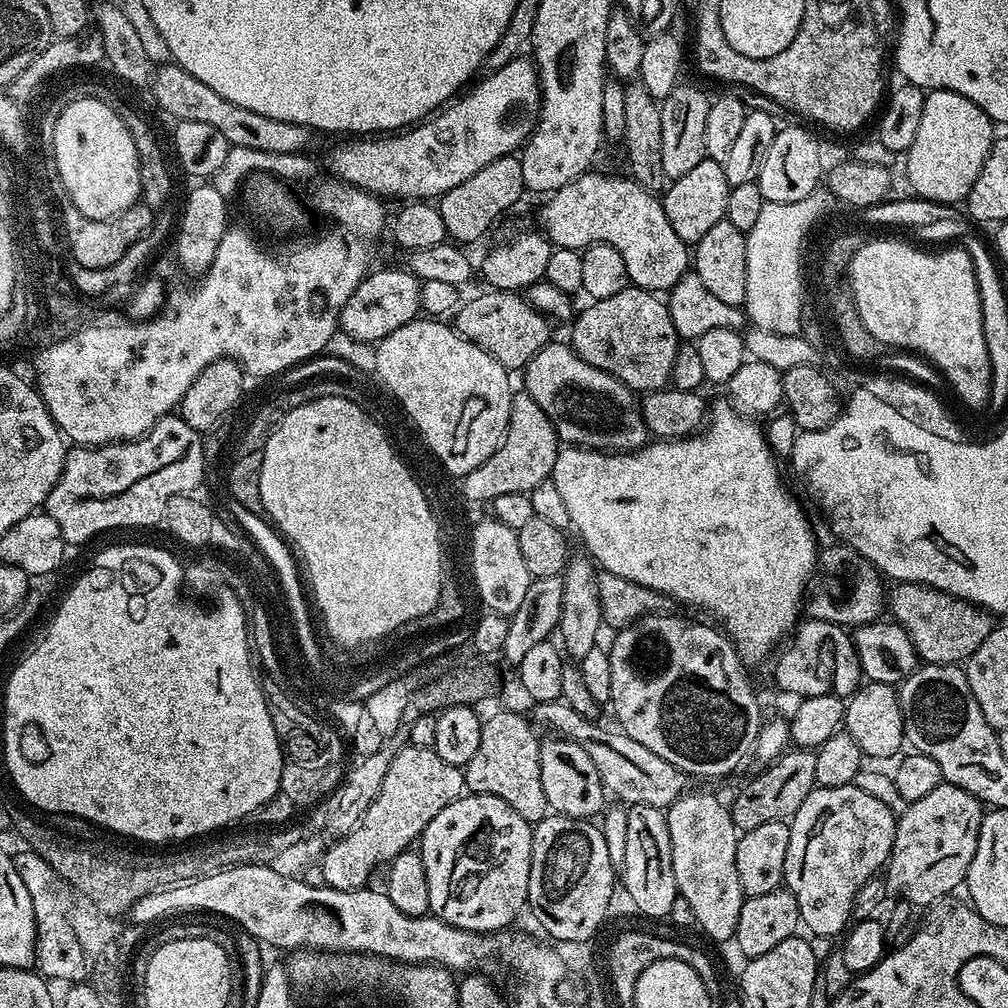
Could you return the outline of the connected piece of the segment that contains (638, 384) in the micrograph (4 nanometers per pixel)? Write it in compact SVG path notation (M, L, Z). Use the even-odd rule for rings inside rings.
M629 286L610 298L592 300L589 305L571 321L572 351L590 366L621 380L633 393L663 389L669 383L678 347L667 303L647 288Z

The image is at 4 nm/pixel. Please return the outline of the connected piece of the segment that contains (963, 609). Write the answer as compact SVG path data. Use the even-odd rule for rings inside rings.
M900 582L890 592L890 612L894 615L895 623L900 624L910 638L917 657L924 664L955 664L967 661L968 657L982 646L986 633L993 627L994 620L985 609L969 604L966 600L959 600L957 596L949 596L947 592L939 592L937 588L926 588L922 584Z

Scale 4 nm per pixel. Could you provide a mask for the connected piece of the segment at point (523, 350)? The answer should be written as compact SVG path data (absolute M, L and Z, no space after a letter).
M484 290L481 296L476 296L463 304L464 301L455 313L456 331L470 343L486 350L486 354L493 356L503 368L523 369L534 358L534 354L538 354L538 350L542 350L544 345L549 343L549 317L533 307L523 295Z

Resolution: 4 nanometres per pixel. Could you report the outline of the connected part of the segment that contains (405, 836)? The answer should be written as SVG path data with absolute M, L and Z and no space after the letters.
M402 747L360 825L349 836L327 845L328 853L322 859L325 885L347 892L365 887L379 864L387 865L400 852L411 849L434 816L465 792L463 771L455 764L442 762L435 748Z

